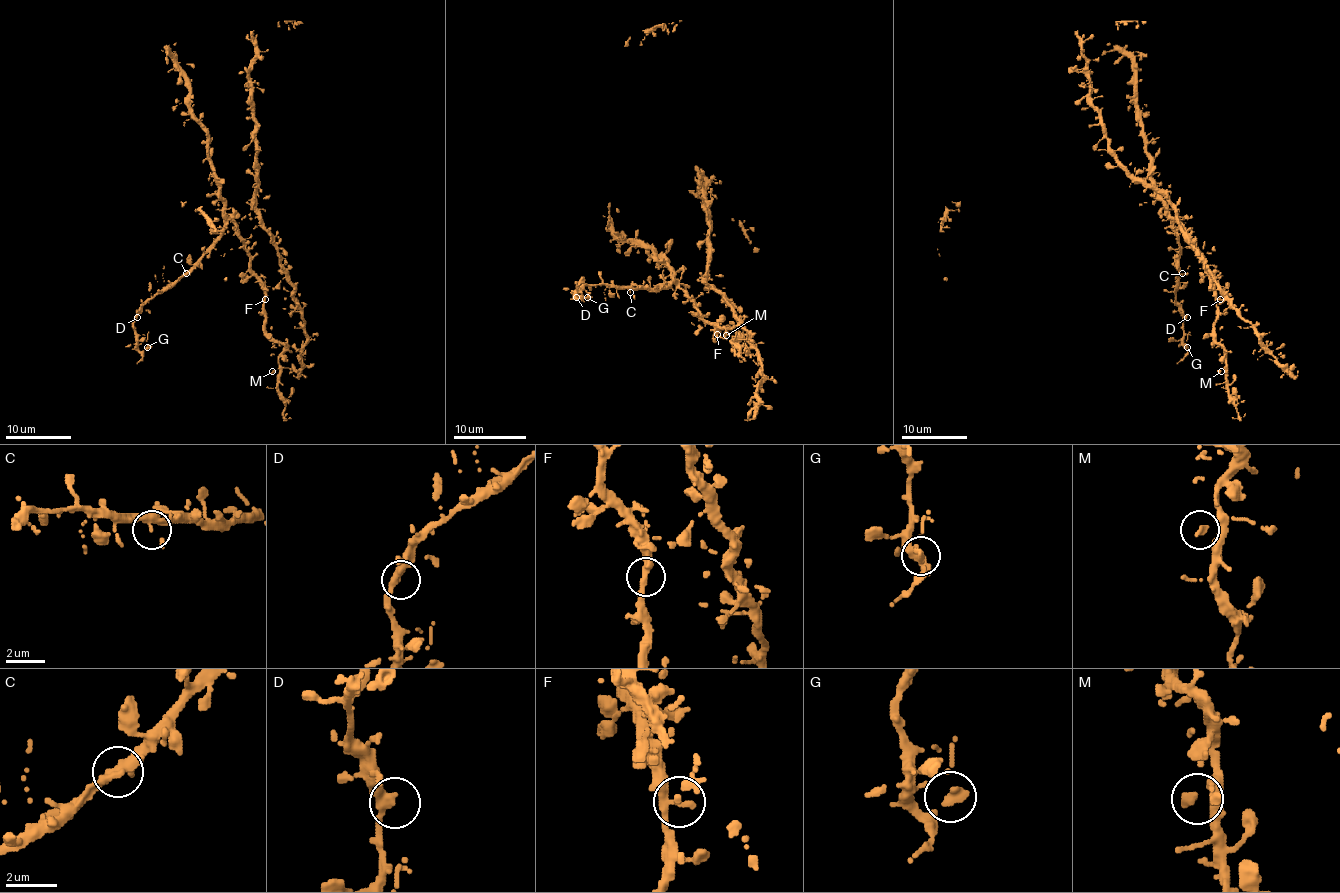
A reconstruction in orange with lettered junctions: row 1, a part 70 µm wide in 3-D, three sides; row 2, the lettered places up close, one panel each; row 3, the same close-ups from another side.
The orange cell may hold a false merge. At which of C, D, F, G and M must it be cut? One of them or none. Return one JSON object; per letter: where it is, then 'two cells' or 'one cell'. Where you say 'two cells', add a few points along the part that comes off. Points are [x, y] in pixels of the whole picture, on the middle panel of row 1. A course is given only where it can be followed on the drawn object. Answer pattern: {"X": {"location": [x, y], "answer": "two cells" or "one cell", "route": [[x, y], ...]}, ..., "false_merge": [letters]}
{"C": {"location": [630, 292], "answer": "one cell"}, "D": {"location": [576, 297], "answer": "one cell"}, "F": {"location": [717, 334], "answer": "one cell"}, "G": {"location": [587, 297], "answer": "one cell"}, "M": {"location": [726, 335], "answer": "one cell"}, "false_merge": []}

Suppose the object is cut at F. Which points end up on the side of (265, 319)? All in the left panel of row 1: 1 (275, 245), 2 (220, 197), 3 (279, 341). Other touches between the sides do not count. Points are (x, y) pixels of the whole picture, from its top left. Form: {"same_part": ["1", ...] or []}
{"same_part": ["2", "3"]}

